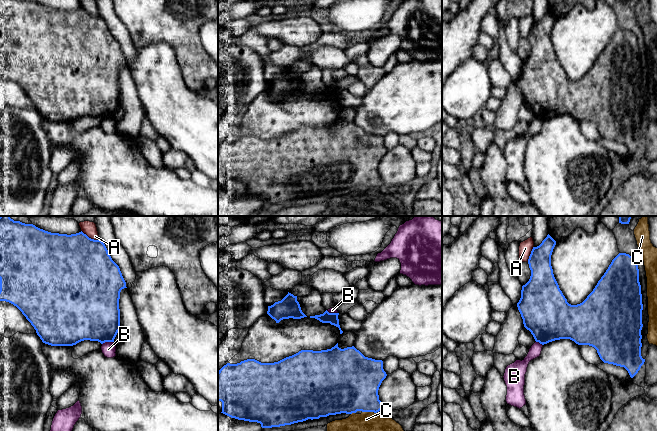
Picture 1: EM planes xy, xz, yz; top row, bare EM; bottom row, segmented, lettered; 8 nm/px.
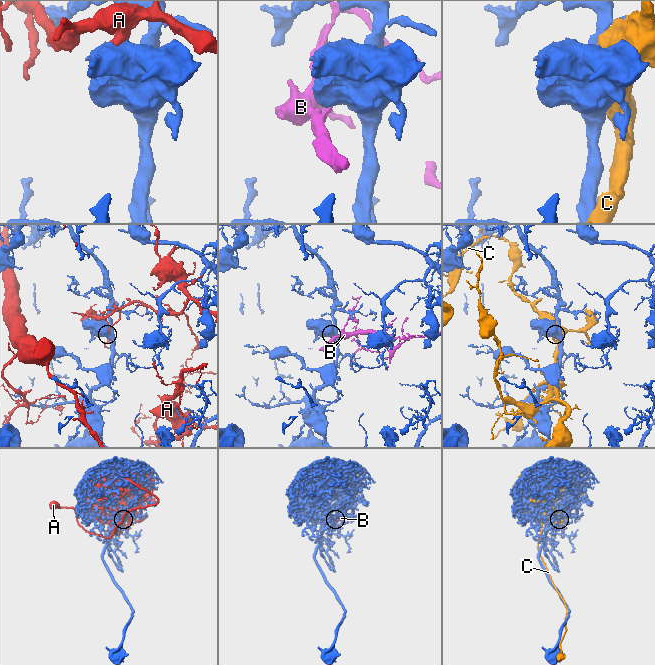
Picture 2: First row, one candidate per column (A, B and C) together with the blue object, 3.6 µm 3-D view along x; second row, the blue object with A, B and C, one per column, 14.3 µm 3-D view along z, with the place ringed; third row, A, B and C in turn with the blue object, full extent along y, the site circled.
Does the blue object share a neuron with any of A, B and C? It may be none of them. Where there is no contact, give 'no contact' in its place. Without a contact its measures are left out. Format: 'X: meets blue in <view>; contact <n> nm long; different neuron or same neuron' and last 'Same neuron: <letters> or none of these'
A: meets blue in xy; contact 170 nm long; different neuron
B: meets blue in xy; contact 100 nm long; different neuron
C: meets blue in xz; contact 120 nm long; different neuron
Same neuron: none of these

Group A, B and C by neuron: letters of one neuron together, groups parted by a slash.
A / B / C

